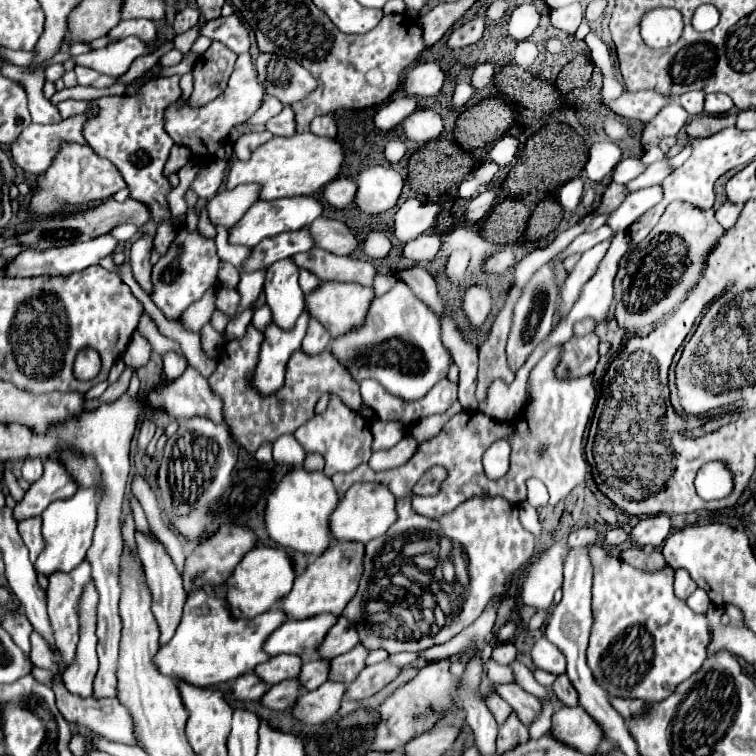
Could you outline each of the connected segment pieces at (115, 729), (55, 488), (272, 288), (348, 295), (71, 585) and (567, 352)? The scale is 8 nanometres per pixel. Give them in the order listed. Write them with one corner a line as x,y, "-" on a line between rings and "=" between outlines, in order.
54,676
52,678
52,690
56,694
56,706
60,710
60,714
72,722
72,724
80,724
80,726
86,726
90,730
94,730
96,734
112,740
112,742
122,742
122,744
128,744
128,746
136,746
136,728
134,728
134,720
132,720
132,714
128,712
128,708
124,708
118,700
94,700
94,698
80,698
80,696
74,696
66,690
64,682
60,676
=
46,458
42,478
36,480
26,492
24,500
16,504
14,518
24,520
40,516
54,500
72,498
76,492
78,484
76,480
72,480
72,476
68,476
68,472
64,472
64,464
60,464
60,460
=
292,258
278,260
268,268
264,294
272,310
272,322
284,330
292,328
304,312
304,292
298,284
298,268
=
322,282
318,290
314,290
306,298
306,308
310,316
320,320
326,330
336,336
344,336
344,332
350,332
350,328
360,328
364,324
364,316
368,314
368,308
374,300
374,288
360,286
360,284
342,284
342,282
=
88,560
80,562
72,572
64,574
64,572
54,572
48,584
48,616
50,616
50,626
52,626
52,634
54,634
54,642
56,648
66,664
66,668
72,664
72,660
76,660
76,644
80,640
80,618
78,618
78,604
80,604
80,596
84,594
84,586
92,580
92,568
88,564
=
586,334
586,336
572,336
568,342
562,346
562,356
560,364
556,366
556,376
566,380
586,376
594,372
598,364
598,336
596,334

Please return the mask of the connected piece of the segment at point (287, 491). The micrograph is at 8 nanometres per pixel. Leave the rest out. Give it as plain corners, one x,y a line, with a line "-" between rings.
294,468
292,472
288,472
272,490
272,494
268,496
268,504
266,504
266,530
270,534
270,538
280,544
282,548
290,548
290,550
298,550
310,556
320,556
320,552
324,552
324,548
328,548
328,544
332,544
332,536
330,536
330,516
336,510
340,502
340,494
336,492
332,480
324,474
324,472
308,472
304,468

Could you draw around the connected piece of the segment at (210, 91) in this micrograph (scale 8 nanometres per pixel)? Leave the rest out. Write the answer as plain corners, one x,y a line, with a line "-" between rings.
212,42
212,46
194,64
194,92
190,96
192,106
204,106
226,90
226,82
234,70
236,54
224,44

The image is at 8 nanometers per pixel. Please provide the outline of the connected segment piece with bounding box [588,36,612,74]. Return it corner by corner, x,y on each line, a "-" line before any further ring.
588,36
588,44
590,44
590,52
592,52
592,62
602,70
602,74
606,74
612,66
606,44
598,36

